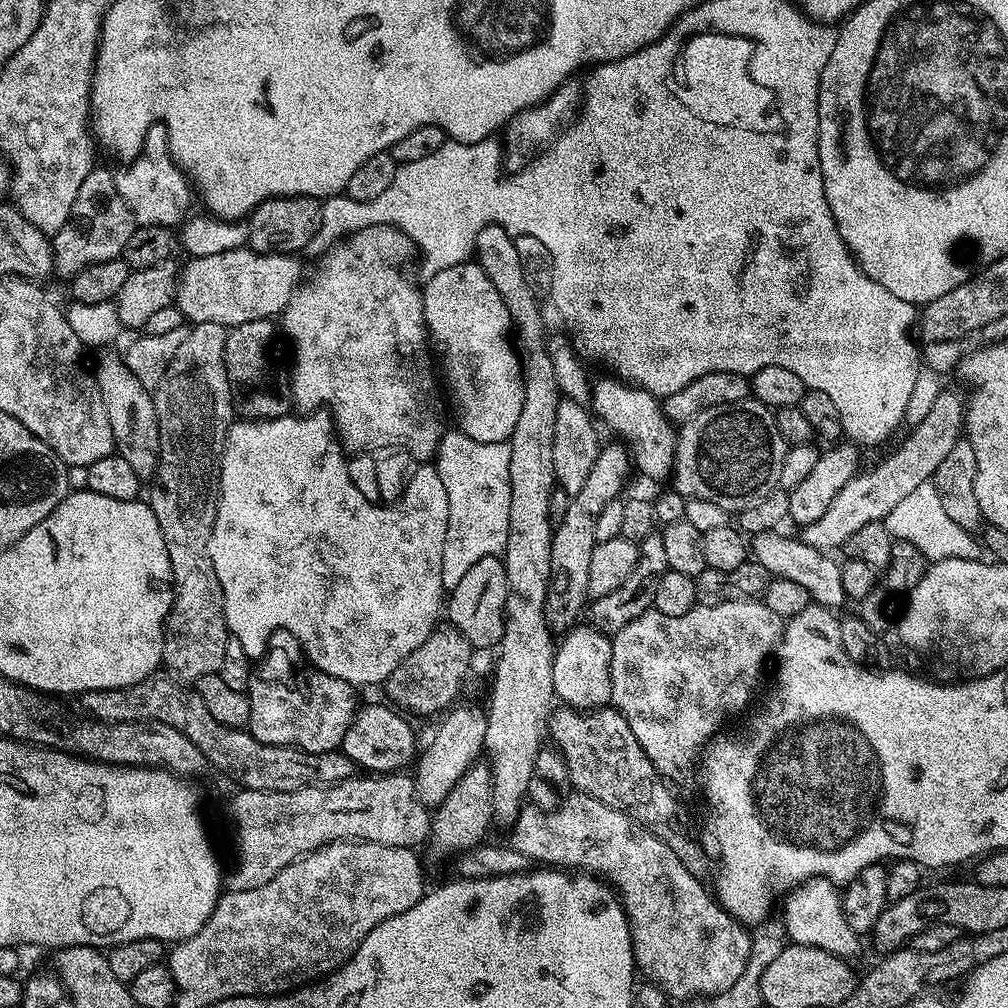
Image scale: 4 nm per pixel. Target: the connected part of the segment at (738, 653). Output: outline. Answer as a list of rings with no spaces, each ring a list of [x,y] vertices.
[[[760,600],[722,602],[722,606],[697,604],[686,614],[670,618],[655,610],[643,612],[611,637],[611,703],[626,718],[638,746],[665,781],[688,780],[702,753],[731,716],[749,711],[748,703],[764,676],[764,663],[773,659],[784,635],[785,621]]]

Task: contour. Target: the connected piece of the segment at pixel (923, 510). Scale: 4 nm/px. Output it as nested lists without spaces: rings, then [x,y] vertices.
[[[935,483],[923,484],[920,491],[909,494],[904,501],[898,502],[898,506],[890,510],[890,514],[882,523],[888,527],[888,533],[892,535],[893,541],[910,542],[922,553],[925,561],[935,562],[946,558],[981,559],[982,548],[974,539],[973,533],[950,522],[946,510],[942,510],[942,498],[938,498]]]

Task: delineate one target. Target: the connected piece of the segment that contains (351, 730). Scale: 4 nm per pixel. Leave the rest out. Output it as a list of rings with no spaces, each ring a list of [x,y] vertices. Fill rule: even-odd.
[[[368,704],[365,708],[363,705],[350,722],[346,738],[342,738],[339,747],[339,751],[347,754],[357,769],[368,774],[399,773],[407,769],[404,767],[408,763],[413,763],[418,752],[415,730],[403,720],[405,717],[395,707],[384,704]]]

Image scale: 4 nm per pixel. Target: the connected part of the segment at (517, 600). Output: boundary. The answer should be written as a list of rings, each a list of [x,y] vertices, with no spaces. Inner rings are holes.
[[[496,224],[486,226],[476,235],[474,260],[486,274],[486,278],[490,278],[494,290],[498,290],[510,314],[514,329],[514,344],[518,349],[520,366],[524,373],[522,410],[518,413],[514,434],[506,442],[510,450],[510,522],[502,559],[506,570],[508,597],[504,611],[504,633],[498,645],[500,657],[496,660],[496,673],[492,676],[492,701],[486,704],[488,725],[484,739],[484,752],[489,756],[487,759],[492,770],[492,814],[497,821],[501,820],[504,826],[508,826],[515,820],[525,803],[530,786],[530,774],[534,774],[534,758],[538,758],[541,748],[545,747],[546,729],[554,711],[556,691],[552,677],[552,660],[556,656],[556,644],[554,633],[546,622],[544,607],[550,578],[550,546],[554,531],[550,498],[553,488],[557,487],[553,455],[554,422],[562,393],[554,378],[551,358],[545,348],[546,329],[544,330],[544,316],[540,313],[540,304],[536,301],[539,300],[538,293],[530,286],[530,282],[526,282],[526,274],[522,270],[522,261],[518,258],[514,237],[505,228],[499,228]]]

